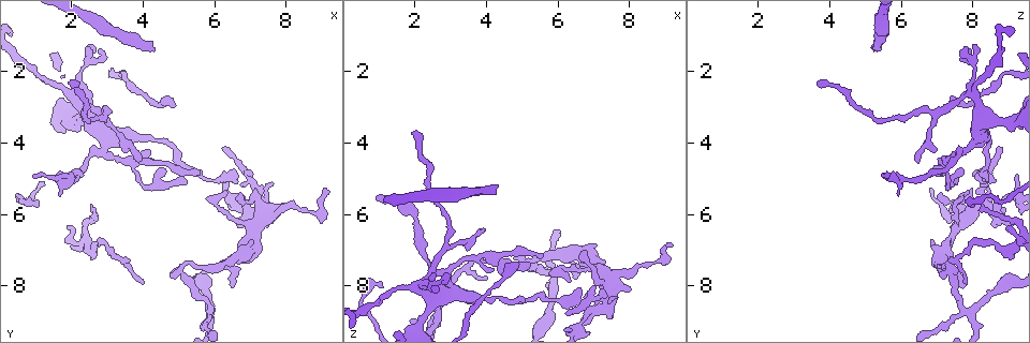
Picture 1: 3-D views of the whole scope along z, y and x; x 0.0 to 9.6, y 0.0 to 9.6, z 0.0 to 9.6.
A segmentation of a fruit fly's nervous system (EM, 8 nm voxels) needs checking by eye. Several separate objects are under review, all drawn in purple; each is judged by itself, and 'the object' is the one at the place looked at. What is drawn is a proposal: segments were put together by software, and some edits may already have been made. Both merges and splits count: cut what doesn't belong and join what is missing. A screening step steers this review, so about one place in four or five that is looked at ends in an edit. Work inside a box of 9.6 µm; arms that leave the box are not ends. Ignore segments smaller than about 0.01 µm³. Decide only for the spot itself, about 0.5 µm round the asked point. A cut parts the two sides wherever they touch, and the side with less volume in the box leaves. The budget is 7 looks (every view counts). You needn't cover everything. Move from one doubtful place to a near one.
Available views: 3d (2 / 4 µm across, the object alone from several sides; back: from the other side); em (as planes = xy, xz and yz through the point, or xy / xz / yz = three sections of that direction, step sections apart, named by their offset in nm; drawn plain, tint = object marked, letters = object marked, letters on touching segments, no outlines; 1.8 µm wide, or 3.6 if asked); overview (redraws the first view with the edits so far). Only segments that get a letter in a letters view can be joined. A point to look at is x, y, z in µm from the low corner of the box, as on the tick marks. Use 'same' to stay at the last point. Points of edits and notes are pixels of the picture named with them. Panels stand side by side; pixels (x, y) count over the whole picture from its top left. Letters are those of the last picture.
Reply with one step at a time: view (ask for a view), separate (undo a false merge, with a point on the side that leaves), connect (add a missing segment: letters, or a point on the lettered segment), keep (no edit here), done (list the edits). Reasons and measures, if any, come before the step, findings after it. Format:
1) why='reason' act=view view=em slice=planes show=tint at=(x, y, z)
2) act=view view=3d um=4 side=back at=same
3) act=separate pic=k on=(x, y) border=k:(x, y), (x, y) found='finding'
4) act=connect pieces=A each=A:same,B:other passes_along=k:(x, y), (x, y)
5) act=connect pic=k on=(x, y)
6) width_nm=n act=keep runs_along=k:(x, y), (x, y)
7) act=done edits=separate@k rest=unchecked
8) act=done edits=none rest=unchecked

why='a narrow waist' act=view view=3d um=2 side=back at=(2.35, 1.85, 8.00)

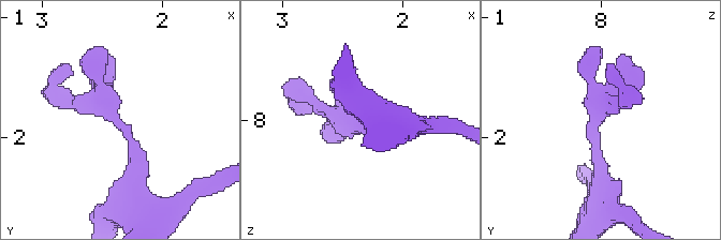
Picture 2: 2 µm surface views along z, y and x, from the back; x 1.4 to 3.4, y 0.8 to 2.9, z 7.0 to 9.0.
act=view view=em slice=planes show=plain at=(2.38, 1.84, 8.04)

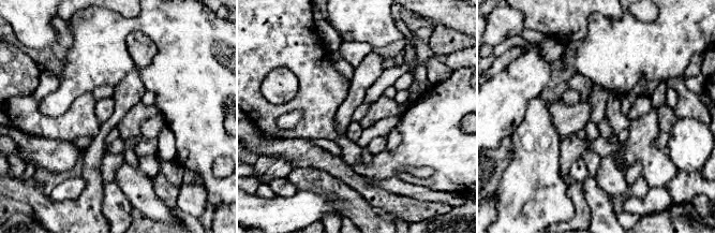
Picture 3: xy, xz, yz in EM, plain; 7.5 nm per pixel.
act=view view=em slice=planes show=letters at=same

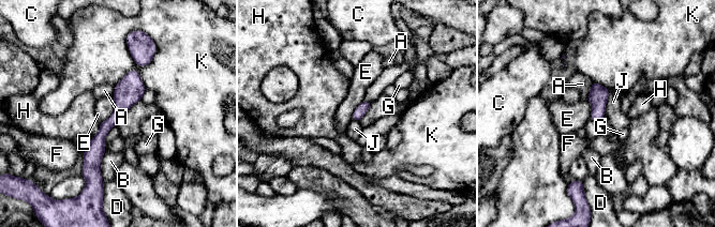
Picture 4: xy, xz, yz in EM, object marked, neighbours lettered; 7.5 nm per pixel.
act=keep each=A:other,B:other,C:other,D:other,E:other,F:other,G:other,H:other,J:other,K:other runs_along=4:(134, 73), (98, 141), (94, 172) found='one neuron here'

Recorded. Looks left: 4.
act=view view=em slice=planes show=letters at=(3.95, 7.90, 7.85)

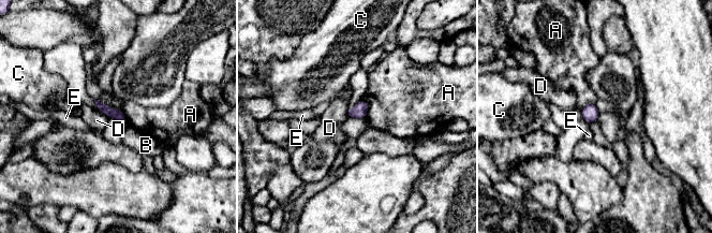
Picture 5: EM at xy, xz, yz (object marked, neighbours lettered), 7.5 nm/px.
act=keep each=A:other,B:other,C:other,D:other,E:other border=5:(362, 99), (367, 103), (366, 117) found='none of them fits'

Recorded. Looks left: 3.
act=view view=3d um=4 at=(7.35, 5.65, 8.30)

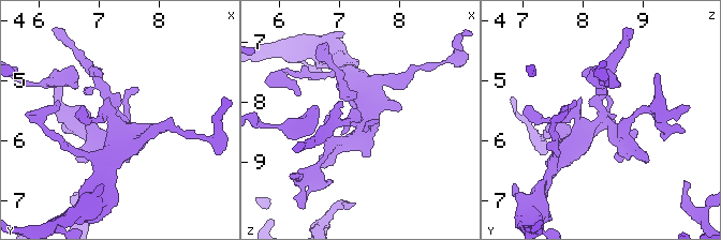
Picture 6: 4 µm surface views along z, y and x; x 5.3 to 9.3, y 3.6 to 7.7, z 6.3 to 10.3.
why='need the tissue' act=view view=em slice=yz step=8 show=letters at=(7.40, 5.65, 8.35)

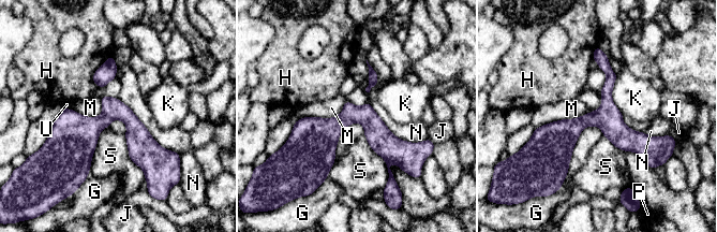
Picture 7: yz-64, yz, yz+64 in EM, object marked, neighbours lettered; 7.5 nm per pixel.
width_nm=160 longest_contact=N:700nm act=keep each=G:other,H:other,J:other,K:other,M:other,N:other,P:other,S:other,U:other found='one neuron here'

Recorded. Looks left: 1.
act=done edits=none rest=unchecked

